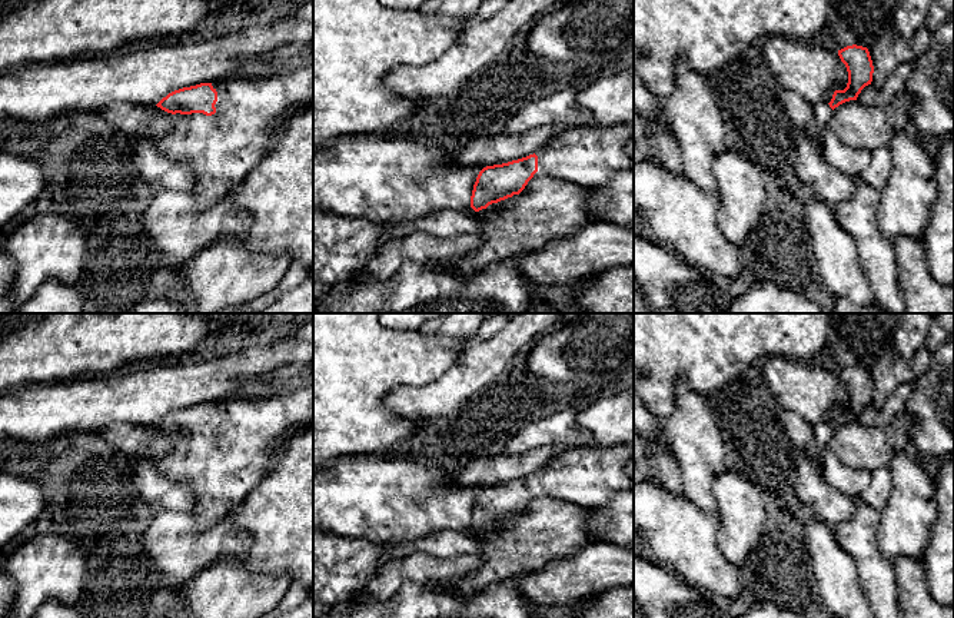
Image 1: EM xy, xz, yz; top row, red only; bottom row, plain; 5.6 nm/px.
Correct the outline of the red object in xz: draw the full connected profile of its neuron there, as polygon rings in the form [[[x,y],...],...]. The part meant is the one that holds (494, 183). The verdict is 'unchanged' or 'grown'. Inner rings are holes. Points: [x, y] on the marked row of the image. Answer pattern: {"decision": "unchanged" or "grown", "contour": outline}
{"decision": "grown", "contour": [[[634,124],[561,132],[533,154],[483,167],[473,185],[471,207],[479,212],[519,195],[532,177],[555,177],[594,187],[616,173],[634,172],[634,160],[625,150],[632,137]]]}

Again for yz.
{"decision": "grown", "contour": [[[857,44],[847,46],[838,50],[838,56],[848,72],[847,87],[844,90],[835,90],[830,103],[814,106],[817,116],[817,137],[814,139],[814,144],[815,152],[821,156],[824,156],[822,134],[828,127],[832,110],[845,102],[857,100],[861,90],[872,82],[874,66],[867,47]]]}

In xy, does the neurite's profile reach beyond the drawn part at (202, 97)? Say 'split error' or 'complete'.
split error

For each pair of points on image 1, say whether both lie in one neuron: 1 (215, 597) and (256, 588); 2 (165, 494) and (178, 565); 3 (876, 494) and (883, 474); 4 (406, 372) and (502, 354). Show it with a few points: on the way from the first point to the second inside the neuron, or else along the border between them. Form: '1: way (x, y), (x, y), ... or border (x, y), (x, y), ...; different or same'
1: way (225, 595), (246, 595); same
2: border (190, 508), (160, 509), (156, 514); different
3: way (880, 489), (881, 478); same
4: border (472, 341), (445, 371), (434, 381), (425, 384); different

